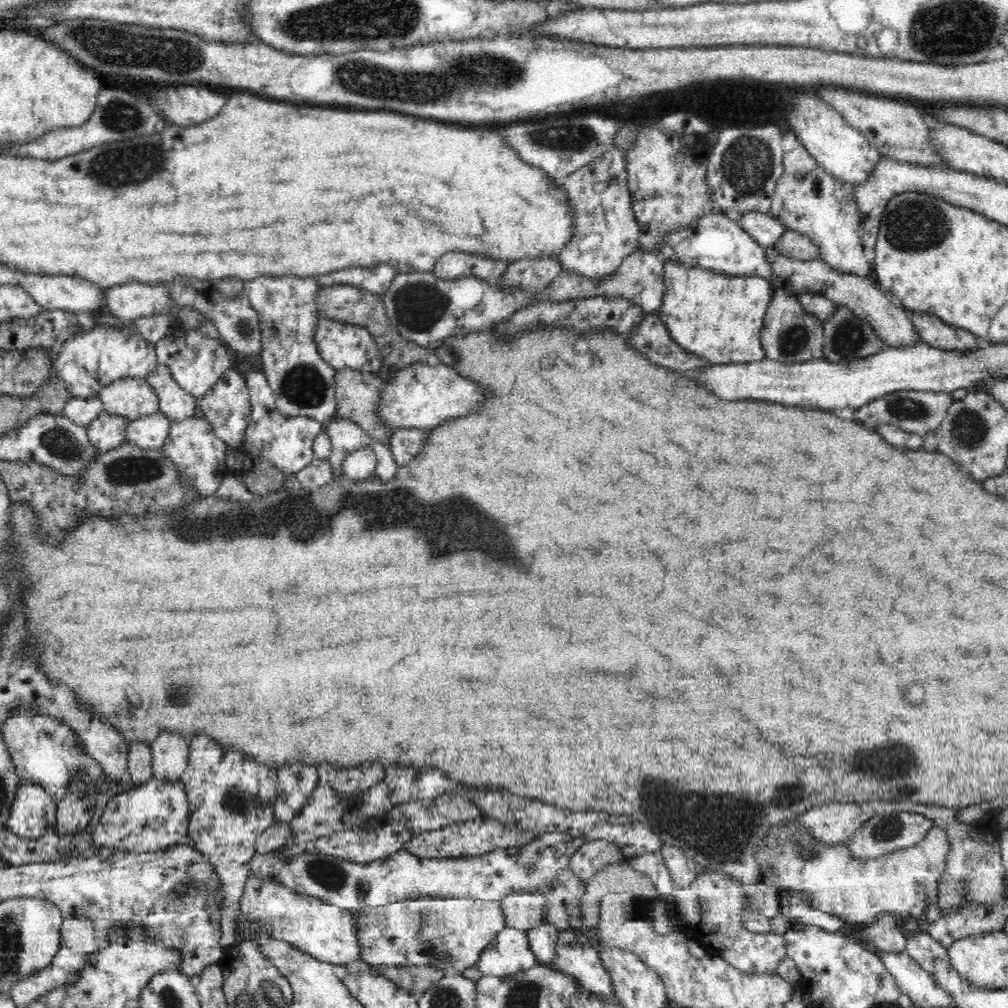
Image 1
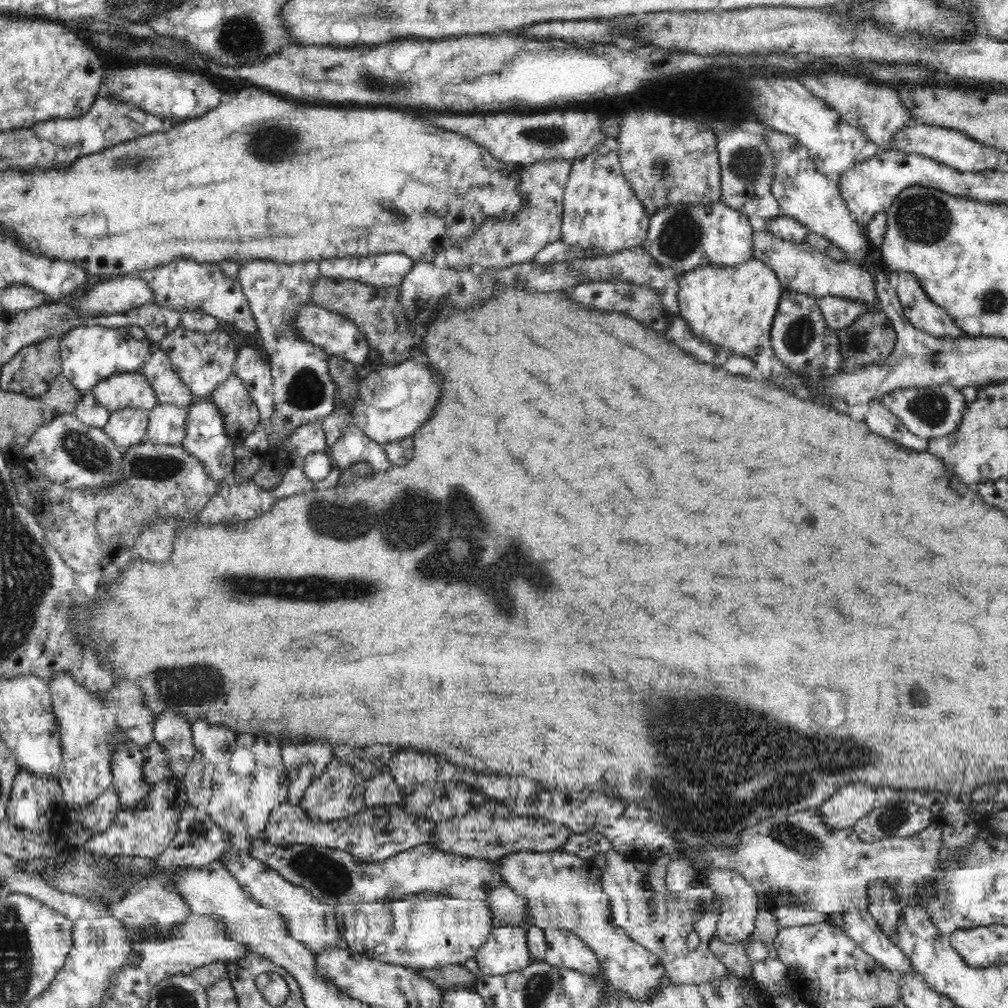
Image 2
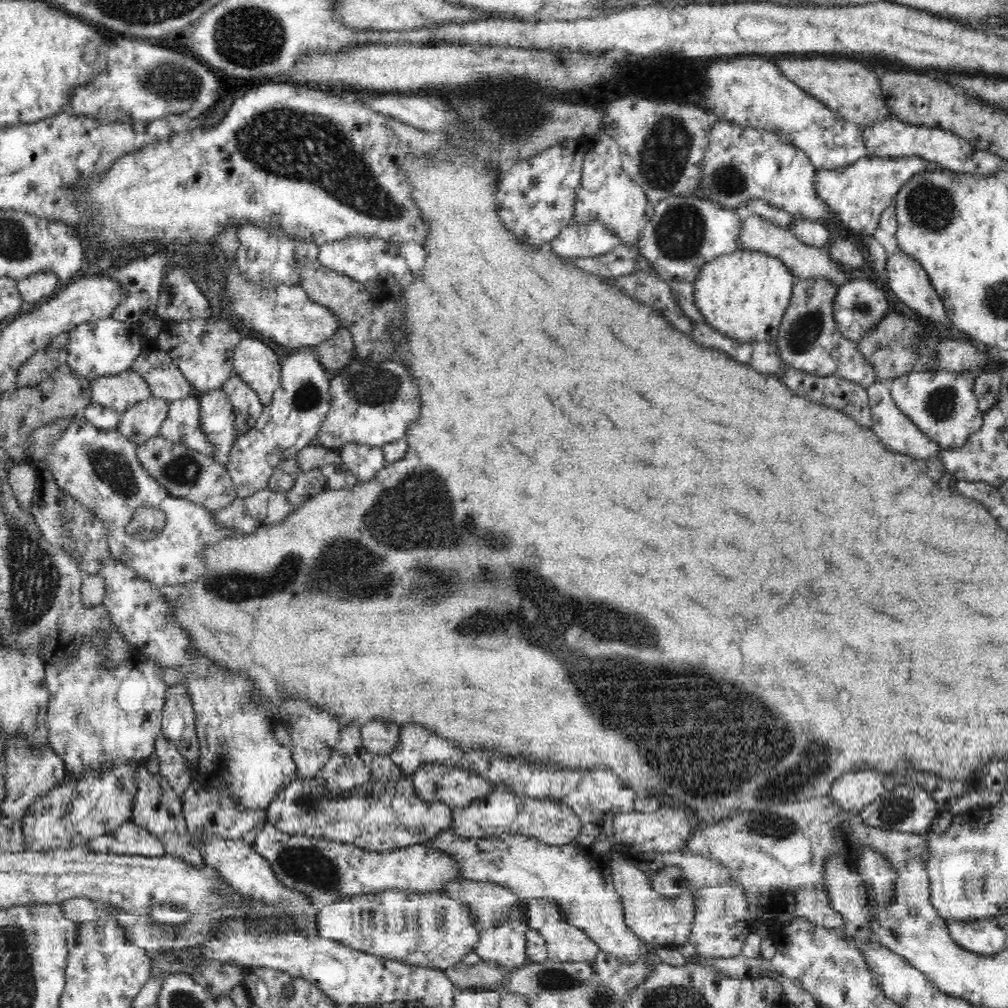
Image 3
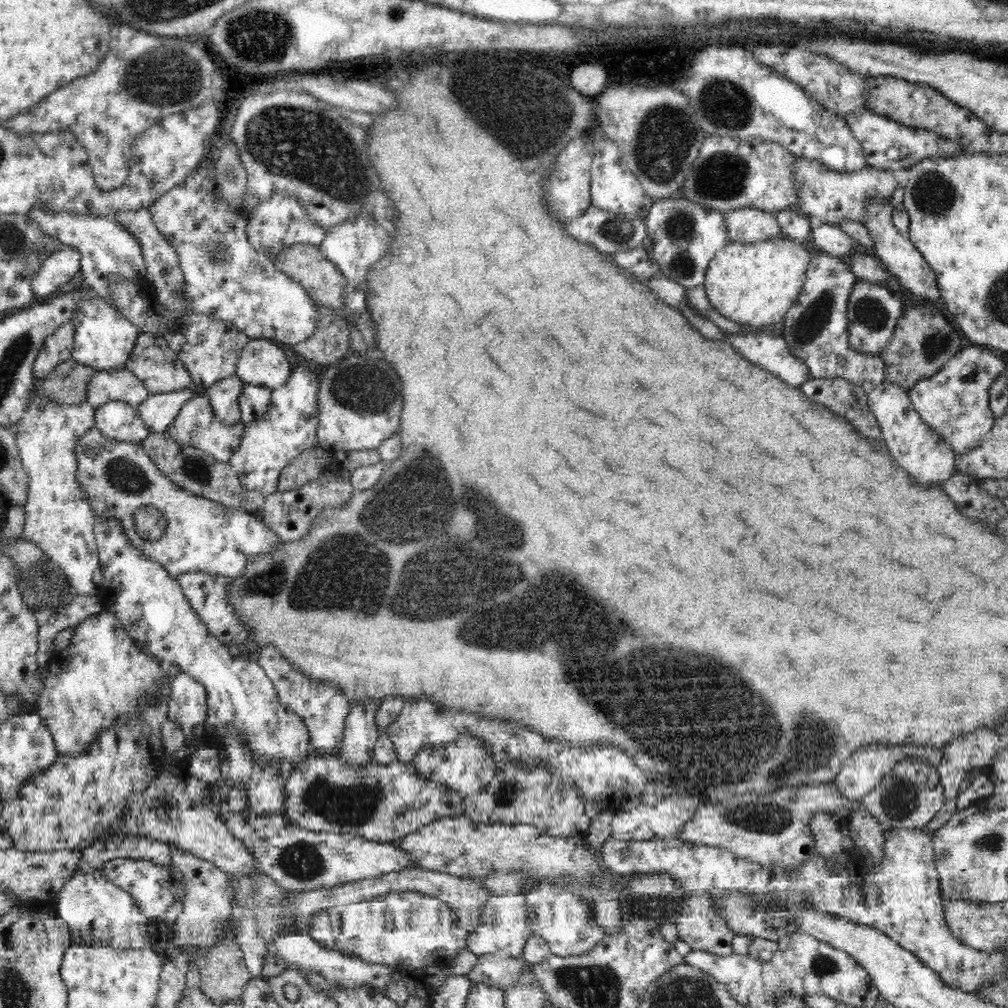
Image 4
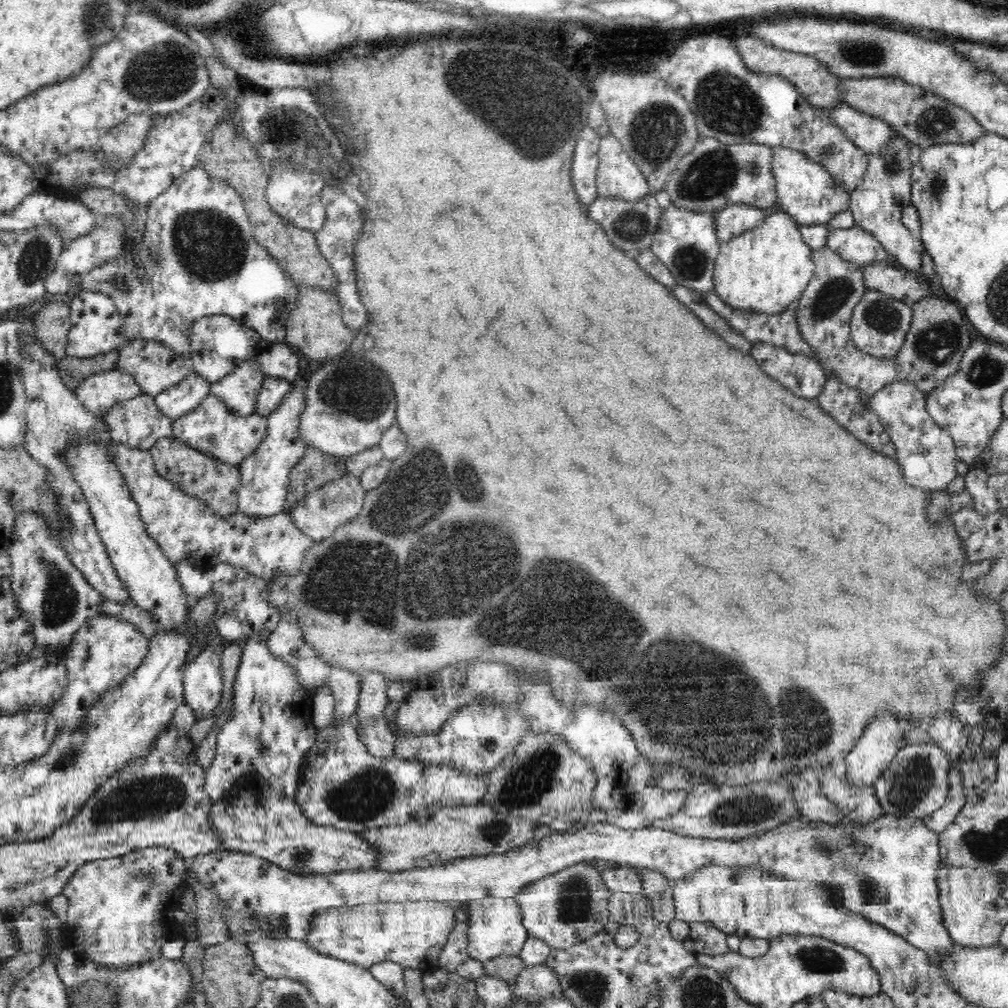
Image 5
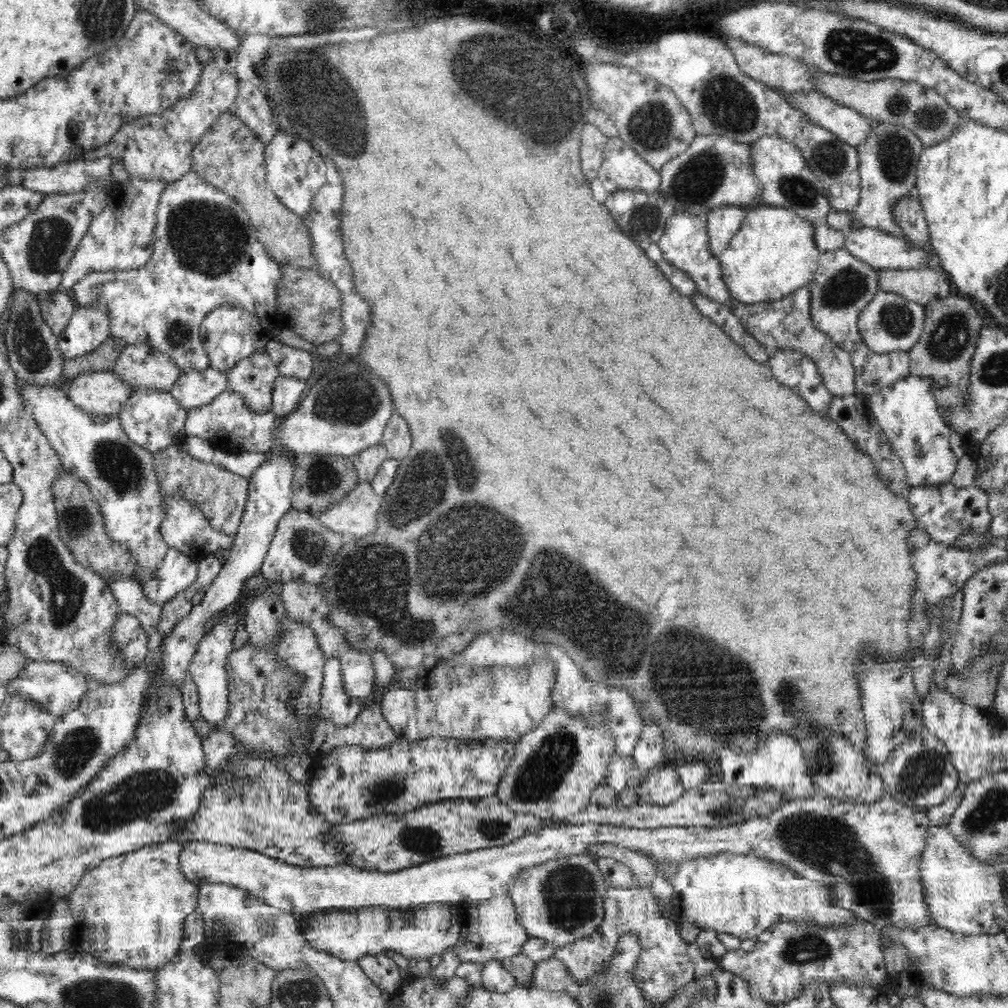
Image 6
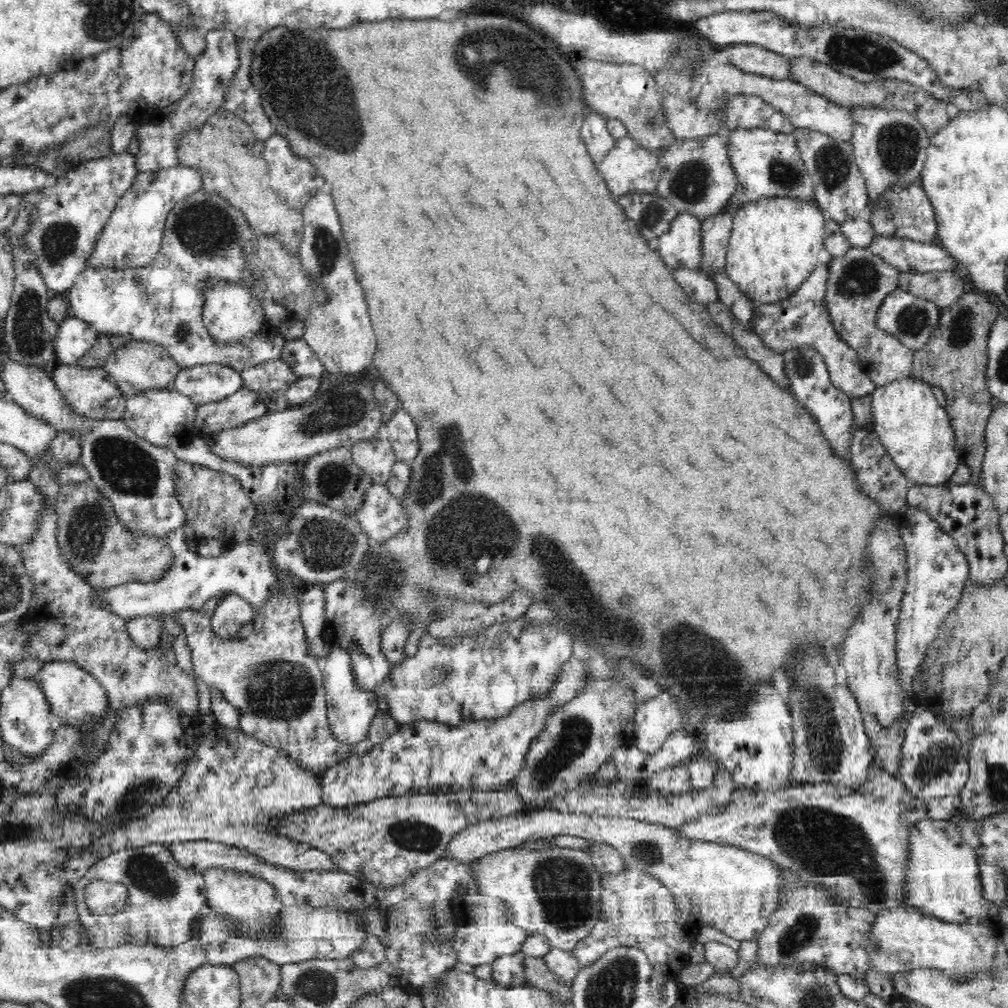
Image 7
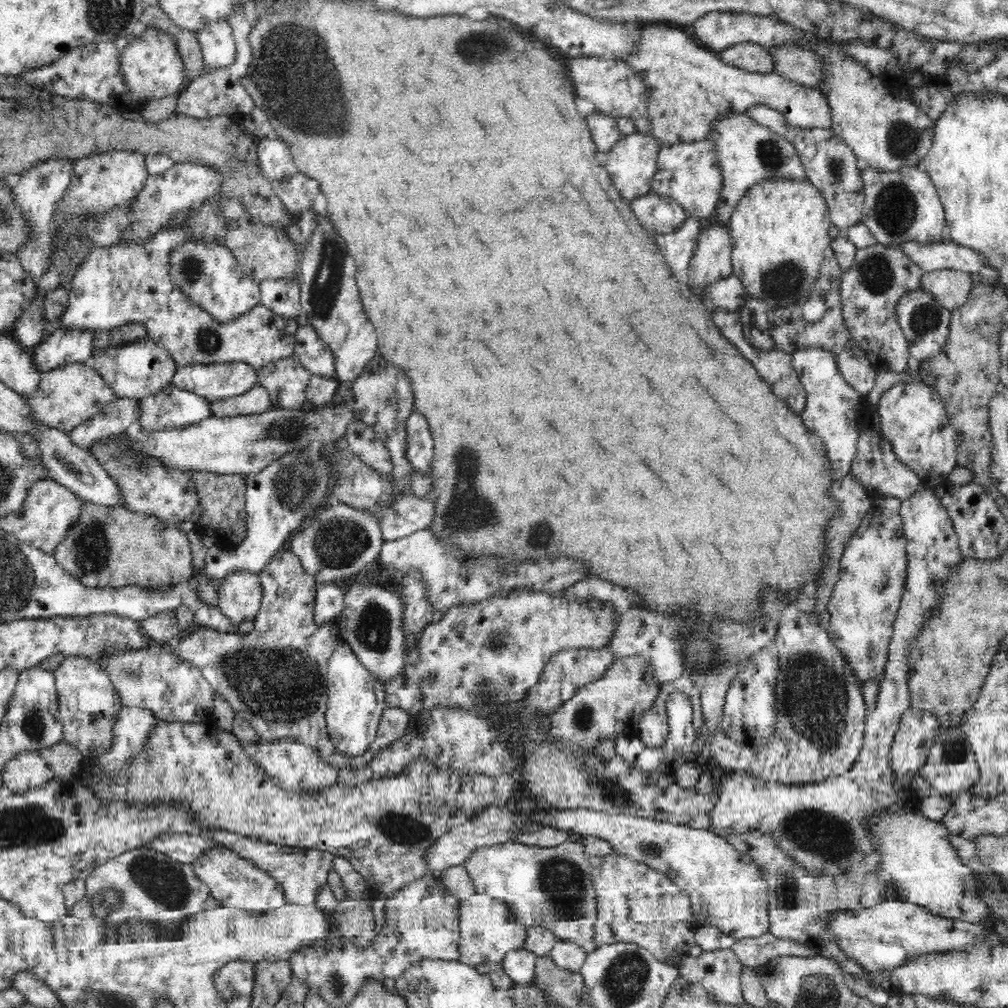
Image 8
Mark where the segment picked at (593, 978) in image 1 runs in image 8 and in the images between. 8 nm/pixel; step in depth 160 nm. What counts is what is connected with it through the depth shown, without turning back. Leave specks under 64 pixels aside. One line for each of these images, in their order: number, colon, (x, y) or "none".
2: (564, 949)
3: (565, 942)
4: (564, 918)
5: (566, 907)
6: (560, 901)
7: (557, 892)
8: (550, 887)

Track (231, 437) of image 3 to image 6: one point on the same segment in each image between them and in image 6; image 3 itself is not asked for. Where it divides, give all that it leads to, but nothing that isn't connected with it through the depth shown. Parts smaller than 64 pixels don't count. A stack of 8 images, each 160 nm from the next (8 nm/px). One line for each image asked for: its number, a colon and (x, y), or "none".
4: (225, 395)
5: (239, 390)
6: (254, 377)

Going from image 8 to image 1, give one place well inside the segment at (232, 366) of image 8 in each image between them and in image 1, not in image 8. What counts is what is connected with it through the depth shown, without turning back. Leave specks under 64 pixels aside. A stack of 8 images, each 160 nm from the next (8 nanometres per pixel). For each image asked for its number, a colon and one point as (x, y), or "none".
1: (109, 431)
2: (128, 427)
3: (139, 423)
4: (159, 411)
5: (177, 401)
6: (194, 389)
7: (207, 383)

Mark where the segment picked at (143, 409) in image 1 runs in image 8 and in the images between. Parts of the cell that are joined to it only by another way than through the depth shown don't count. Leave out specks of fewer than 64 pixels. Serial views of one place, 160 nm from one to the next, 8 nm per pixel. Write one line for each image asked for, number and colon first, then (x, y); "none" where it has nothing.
2: (126, 390)
3: (119, 392)
4: (117, 384)
5: (99, 393)
6: (98, 392)
7: (89, 393)
8: (67, 397)

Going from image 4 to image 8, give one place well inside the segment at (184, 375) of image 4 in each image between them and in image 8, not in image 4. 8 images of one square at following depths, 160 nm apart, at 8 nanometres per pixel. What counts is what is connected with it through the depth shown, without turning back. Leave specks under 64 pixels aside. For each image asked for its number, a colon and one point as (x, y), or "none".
5: (154, 367)
6: (139, 365)
7: (138, 366)
8: (137, 370)

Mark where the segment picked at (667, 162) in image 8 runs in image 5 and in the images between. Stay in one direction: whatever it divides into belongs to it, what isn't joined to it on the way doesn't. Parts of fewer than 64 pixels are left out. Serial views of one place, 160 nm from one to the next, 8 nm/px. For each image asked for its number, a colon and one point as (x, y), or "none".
5: (714, 175)
6: (714, 171)
7: (696, 176)

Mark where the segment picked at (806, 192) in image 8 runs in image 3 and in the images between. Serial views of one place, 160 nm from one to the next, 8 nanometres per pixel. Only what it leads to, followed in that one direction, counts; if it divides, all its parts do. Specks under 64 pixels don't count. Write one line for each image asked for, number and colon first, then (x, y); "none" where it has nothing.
3: (744, 295)
4: (756, 283)
5: (766, 268)
6: (774, 252)
7: (774, 245)

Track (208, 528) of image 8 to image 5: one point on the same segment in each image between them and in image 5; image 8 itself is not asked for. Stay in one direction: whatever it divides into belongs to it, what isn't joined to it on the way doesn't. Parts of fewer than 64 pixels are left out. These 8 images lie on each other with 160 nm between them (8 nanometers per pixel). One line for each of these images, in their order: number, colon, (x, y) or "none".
5: (217, 484)
6: (221, 496)
7: (217, 506)

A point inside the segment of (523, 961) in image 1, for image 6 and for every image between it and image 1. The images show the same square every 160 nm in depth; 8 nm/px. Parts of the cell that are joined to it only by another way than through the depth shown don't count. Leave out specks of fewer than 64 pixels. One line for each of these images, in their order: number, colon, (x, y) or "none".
2: (505, 950)
3: (506, 944)
4: (503, 928)
5: (495, 929)
6: (492, 932)

